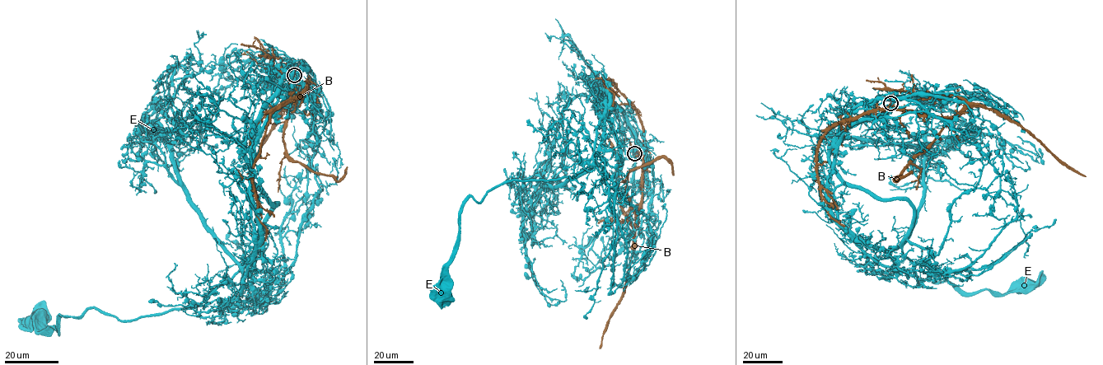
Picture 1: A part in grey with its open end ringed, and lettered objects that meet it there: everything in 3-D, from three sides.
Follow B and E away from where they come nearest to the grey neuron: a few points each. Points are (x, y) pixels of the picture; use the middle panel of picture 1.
B: (634, 153), (639, 153), (642, 160), (641, 209), (637, 212), (633, 236), (624, 293), (609, 318), (599, 348)
E: (634, 154), (628, 117), (601, 91), (596, 160), (572, 177), (507, 180), (479, 202), (469, 197), (443, 290)

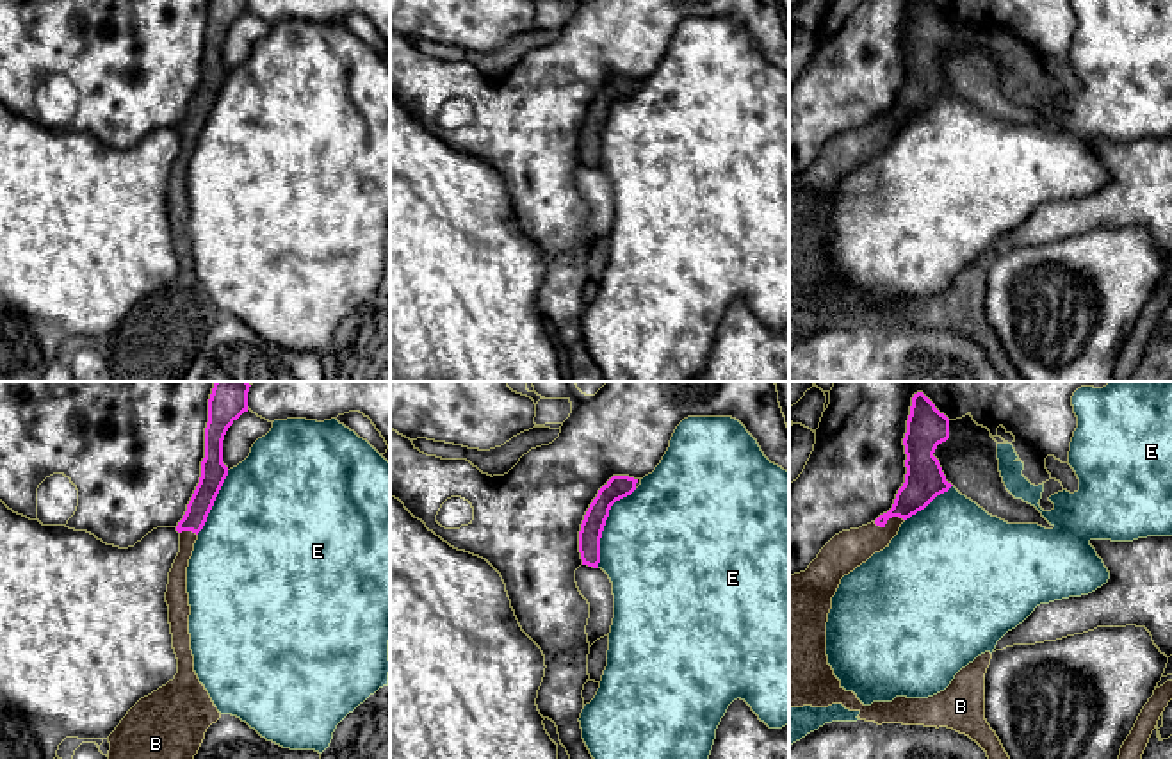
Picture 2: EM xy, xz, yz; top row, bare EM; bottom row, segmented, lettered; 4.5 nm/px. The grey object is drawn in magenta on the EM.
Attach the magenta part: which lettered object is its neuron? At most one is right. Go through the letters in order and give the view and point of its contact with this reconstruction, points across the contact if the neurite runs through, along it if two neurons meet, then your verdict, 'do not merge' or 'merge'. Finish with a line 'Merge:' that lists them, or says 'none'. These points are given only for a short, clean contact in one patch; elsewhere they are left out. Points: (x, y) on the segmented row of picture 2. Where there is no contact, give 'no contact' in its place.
B: meets magenta in yz at (887, 519); runs through yz (925, 480), (887, 519), (870, 538), (846, 551); merge
E: meets magenta in xz at (604, 524); do not merge
Merge: B

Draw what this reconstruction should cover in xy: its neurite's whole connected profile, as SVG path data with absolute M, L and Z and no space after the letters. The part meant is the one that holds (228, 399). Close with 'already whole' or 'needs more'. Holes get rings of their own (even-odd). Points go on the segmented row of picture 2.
M216 381L208 399L205 458L199 483L178 522L180 552L169 572L166 602L178 673L141 698L109 736L109 759L194 759L207 729L221 718L194 672L189 634L187 567L214 501L228 476L223 440L228 428L248 412L248 381Z; needs more

